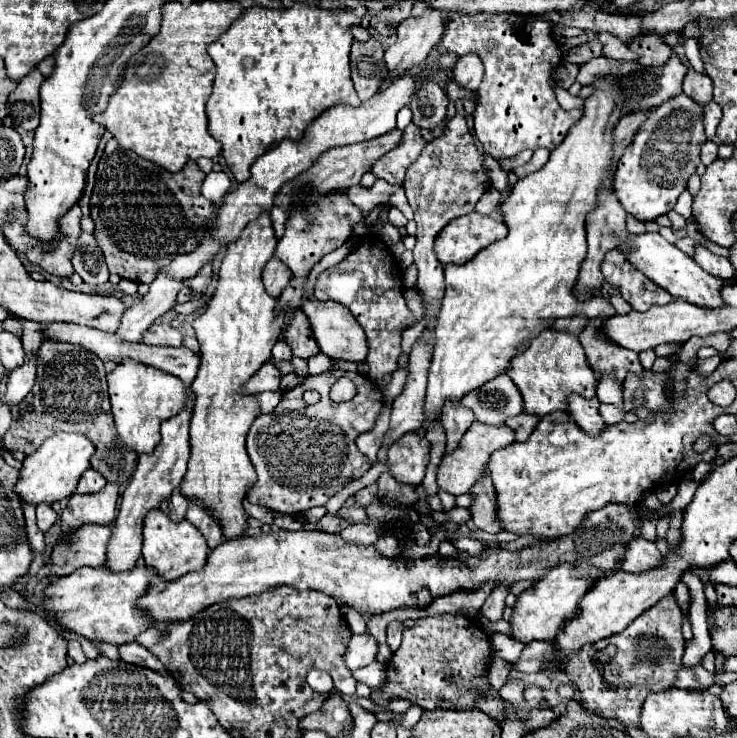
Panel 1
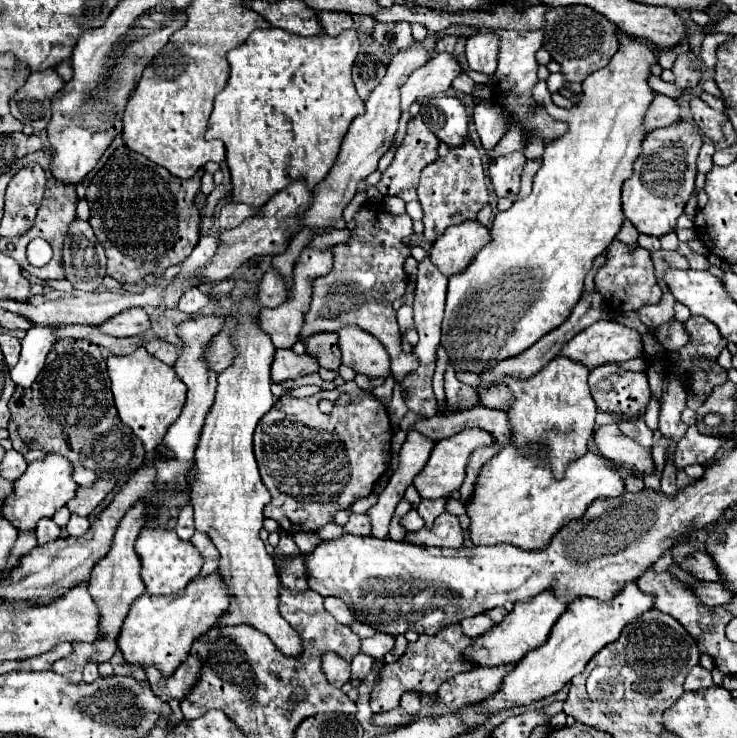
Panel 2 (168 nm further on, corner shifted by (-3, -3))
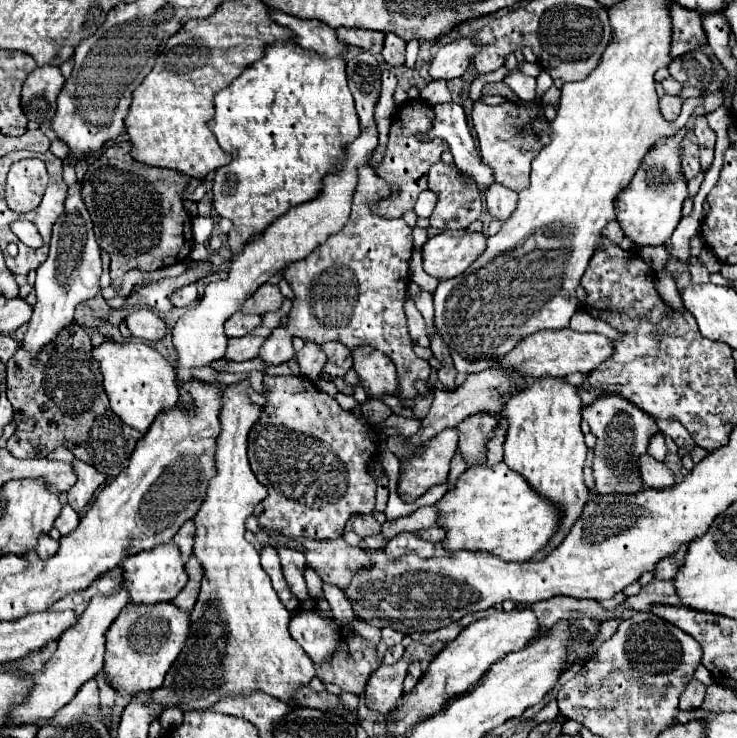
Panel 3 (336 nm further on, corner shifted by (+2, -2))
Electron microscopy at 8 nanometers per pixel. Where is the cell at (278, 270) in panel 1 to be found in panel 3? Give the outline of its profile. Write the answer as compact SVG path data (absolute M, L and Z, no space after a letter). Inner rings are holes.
M265 283L261 285L253 297L247 299L247 303L243 303L241 311L243 313L257 313L257 315L263 315L267 311L275 311L279 309L283 303L283 295L279 291L277 285L271 285L271 283Z

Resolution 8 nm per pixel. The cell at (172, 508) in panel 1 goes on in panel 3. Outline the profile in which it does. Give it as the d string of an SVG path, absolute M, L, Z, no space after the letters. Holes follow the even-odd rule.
M185 521L181 525L181 529L173 537L173 543L181 549L185 561L187 561L187 555L193 553L193 537L195 537L195 525L193 525L193 521Z

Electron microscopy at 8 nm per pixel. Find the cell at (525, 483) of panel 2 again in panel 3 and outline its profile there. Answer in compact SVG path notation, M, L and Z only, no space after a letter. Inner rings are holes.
M503 461L493 467L469 467L437 507L441 513L439 525L447 529L443 547L451 551L489 551L505 561L529 561L551 541L563 517L563 509L557 503L533 491L527 479Z

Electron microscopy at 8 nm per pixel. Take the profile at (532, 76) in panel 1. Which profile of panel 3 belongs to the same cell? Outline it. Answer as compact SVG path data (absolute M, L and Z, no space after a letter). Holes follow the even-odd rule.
M491 183L487 193L485 193L485 203L487 203L487 209L493 217L497 217L499 221L507 219L507 215L511 215L511 211L515 209L515 199L517 199L517 193L501 183Z

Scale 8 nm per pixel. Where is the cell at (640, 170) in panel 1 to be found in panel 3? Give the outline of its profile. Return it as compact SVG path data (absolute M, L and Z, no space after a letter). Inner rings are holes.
M661 137L643 157L633 181L619 193L615 213L625 235L637 245L663 245L669 241L681 219L681 207L687 197L687 179L683 175L683 145L673 137Z

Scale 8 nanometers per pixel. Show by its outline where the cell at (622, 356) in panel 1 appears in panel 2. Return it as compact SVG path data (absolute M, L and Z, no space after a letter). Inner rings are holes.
M604 364L598 368L592 368L588 386L592 392L592 398L598 406L600 412L610 412L618 414L622 420L638 420L650 402L650 388L648 388L648 378L644 372L626 372L618 368L618 364Z

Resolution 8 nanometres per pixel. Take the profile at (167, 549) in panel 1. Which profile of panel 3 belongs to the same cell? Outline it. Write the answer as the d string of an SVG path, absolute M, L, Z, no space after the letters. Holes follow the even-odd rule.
M163 543L153 547L151 551L141 551L137 555L129 555L123 559L123 577L127 579L127 589L131 591L133 603L159 603L171 601L187 583L187 571L183 565L181 551L175 543Z

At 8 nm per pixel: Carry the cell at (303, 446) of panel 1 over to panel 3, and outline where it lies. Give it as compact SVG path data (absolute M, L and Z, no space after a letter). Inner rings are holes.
M265 377L265 387L267 387L267 401L263 405L263 413L259 417L259 421L251 427L249 431L249 463L251 463L251 469L255 473L255 477L259 479L261 485L267 487L269 495L267 499L263 501L263 515L259 517L259 523L265 527L265 529L271 529L275 533L281 533L289 539L299 539L299 537L311 537L311 539L333 539L333 537L341 537L343 535L343 529L345 529L345 523L349 521L349 517L353 513L371 513L373 507L375 507L375 479L371 477L371 471L369 471L369 461L377 455L377 445L371 441L371 429L353 413L353 411L345 411L339 407L339 403L327 395L327 393L319 393L315 391L317 387L309 381L309 379L303 379L303 377Z

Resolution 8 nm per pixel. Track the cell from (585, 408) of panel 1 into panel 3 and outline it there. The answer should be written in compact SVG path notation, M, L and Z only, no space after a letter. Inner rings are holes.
M643 453L639 457L639 473L641 473L645 487L663 489L663 487L675 485L675 475L661 461L651 457L649 453Z

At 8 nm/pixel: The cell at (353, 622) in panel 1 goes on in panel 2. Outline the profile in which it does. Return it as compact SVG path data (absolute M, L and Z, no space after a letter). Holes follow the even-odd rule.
M328 596L328 598L324 598L324 606L326 606L326 610L328 610L338 622L342 622L342 624L348 624L350 620L354 620L354 614L348 610L348 606L346 606L340 598Z

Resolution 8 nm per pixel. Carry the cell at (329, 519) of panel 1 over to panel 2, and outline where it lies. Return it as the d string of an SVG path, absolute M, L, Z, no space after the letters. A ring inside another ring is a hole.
M350 512L350 520L344 526L348 534L358 534L358 536L370 536L370 520L366 514L354 514Z

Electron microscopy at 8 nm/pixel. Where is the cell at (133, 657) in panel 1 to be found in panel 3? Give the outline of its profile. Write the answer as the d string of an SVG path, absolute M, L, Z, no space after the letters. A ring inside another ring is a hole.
M249 377L229 385L221 393L221 433L215 449L217 473L209 479L205 501L193 523L197 527L193 553L205 569L199 599L191 611L191 631L211 631L209 657L197 651L197 663L181 661L181 677L155 691L151 697L163 707L205 709L227 695L249 695L255 689L289 701L295 687L309 685L315 665L301 645L289 635L291 613L279 601L269 575L259 565L259 551L245 539L245 521L267 497L247 459L247 435L263 407L251 401Z

